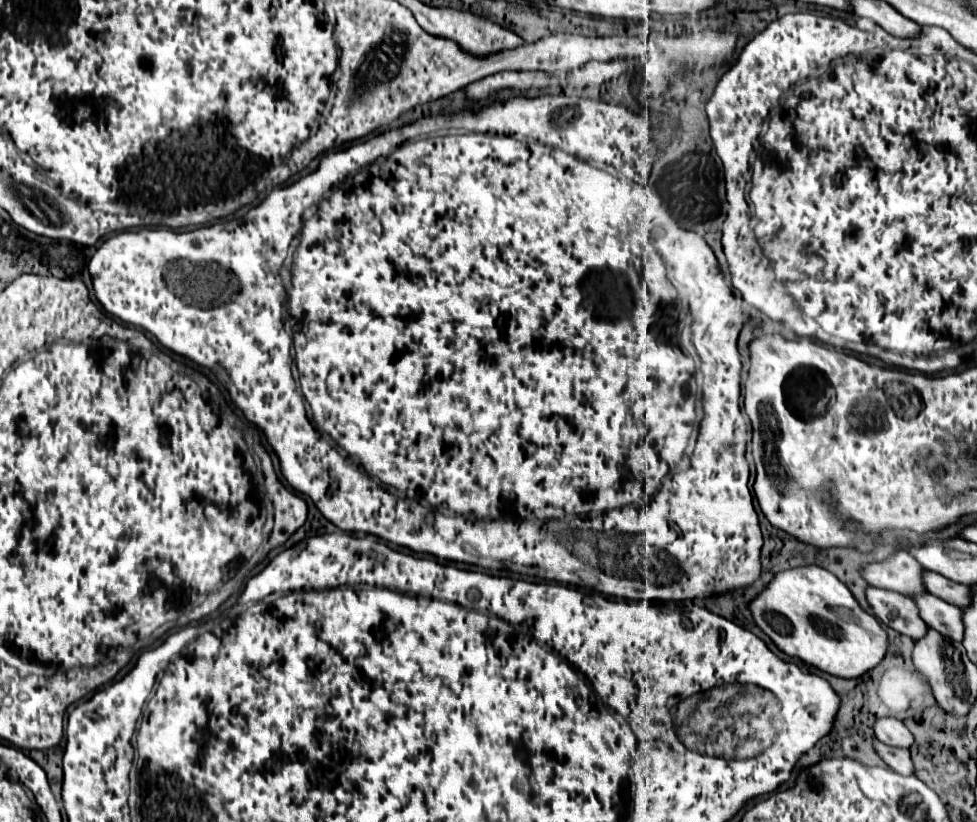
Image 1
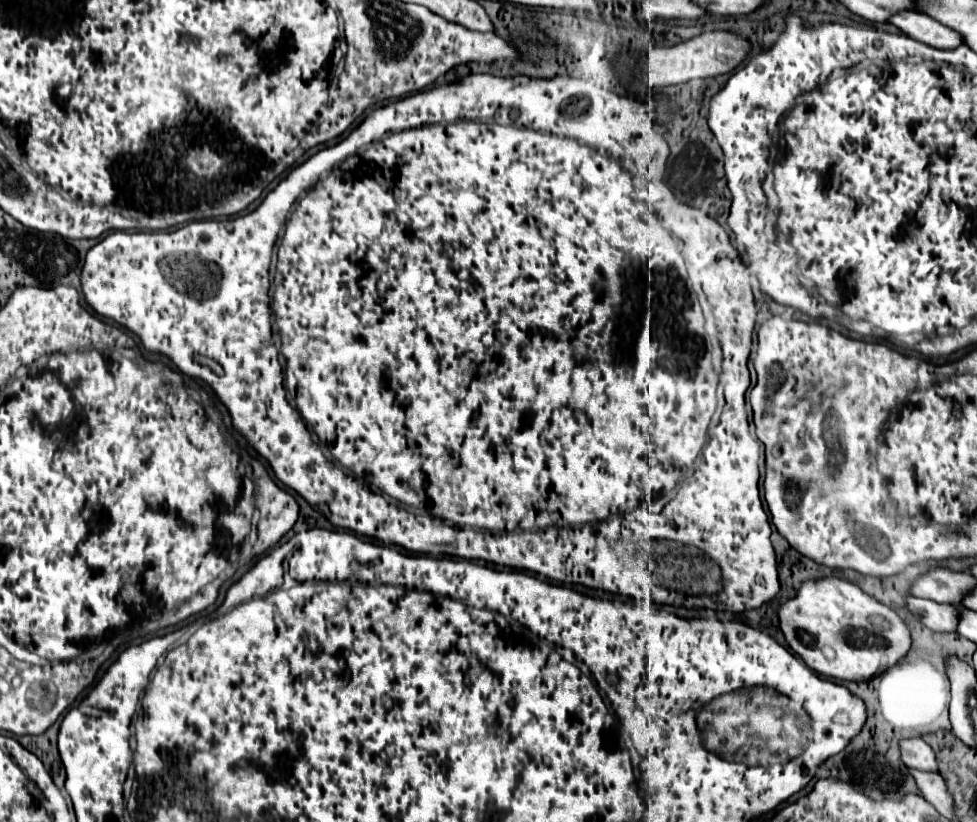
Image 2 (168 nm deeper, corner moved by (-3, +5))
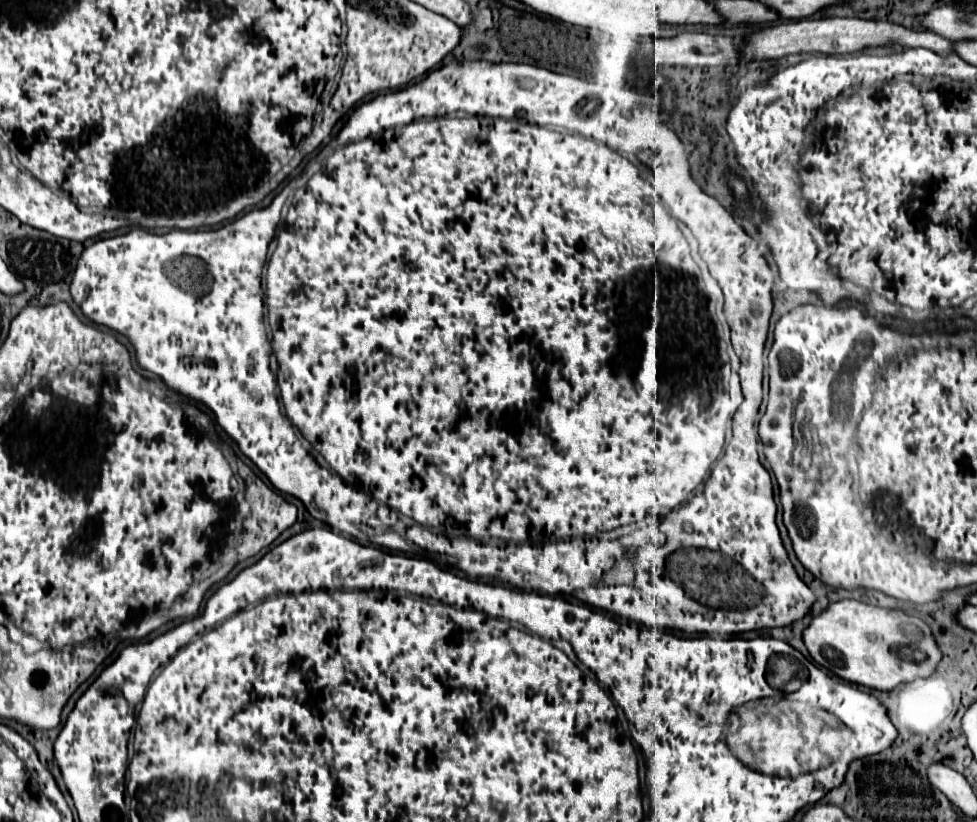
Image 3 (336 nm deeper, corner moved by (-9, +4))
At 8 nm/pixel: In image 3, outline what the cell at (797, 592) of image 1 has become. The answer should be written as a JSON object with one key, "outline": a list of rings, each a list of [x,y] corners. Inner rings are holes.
{"outline":[[[856,598],[830,602],[820,614],[812,616],[802,638],[810,656],[820,666],[848,682],[876,690],[892,690],[902,682],[932,674],[934,666],[940,662],[930,628],[920,618],[906,614],[904,624],[902,610],[882,608]]]}

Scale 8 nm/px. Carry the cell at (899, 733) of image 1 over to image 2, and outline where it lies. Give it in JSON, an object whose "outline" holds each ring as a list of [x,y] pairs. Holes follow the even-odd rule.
{"outline":[[[920,737],[900,741],[900,751],[902,751],[902,761],[908,767],[920,769],[920,771],[926,771],[926,773],[938,773],[936,755],[930,749],[930,745],[926,745]]]}

